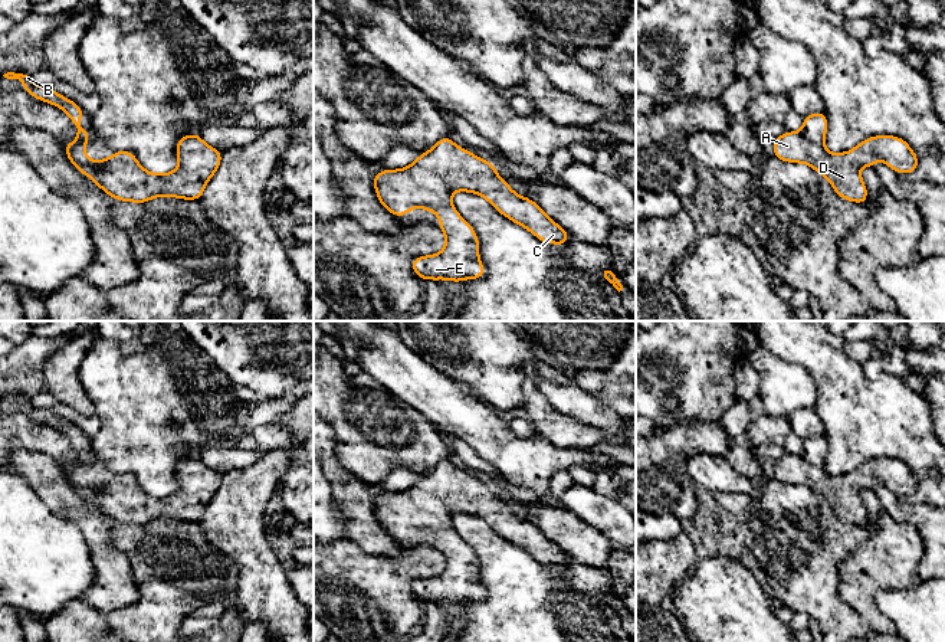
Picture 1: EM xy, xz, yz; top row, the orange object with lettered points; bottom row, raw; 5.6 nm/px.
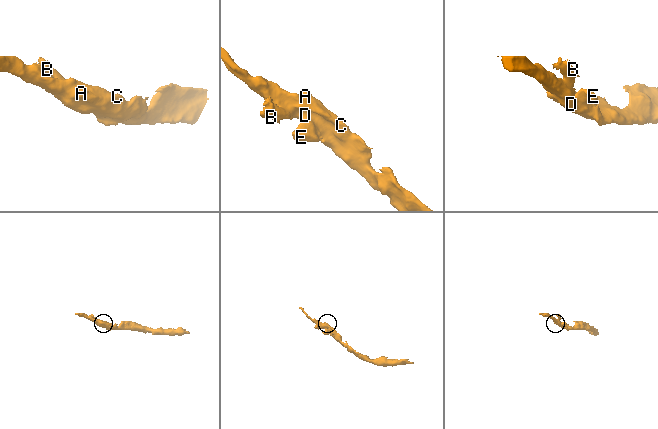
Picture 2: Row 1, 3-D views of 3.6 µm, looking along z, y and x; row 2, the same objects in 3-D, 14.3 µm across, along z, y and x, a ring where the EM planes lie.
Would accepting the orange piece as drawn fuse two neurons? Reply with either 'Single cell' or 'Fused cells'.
Single cell

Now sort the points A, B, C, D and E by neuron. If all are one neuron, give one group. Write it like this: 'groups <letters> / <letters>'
groups A B C D E

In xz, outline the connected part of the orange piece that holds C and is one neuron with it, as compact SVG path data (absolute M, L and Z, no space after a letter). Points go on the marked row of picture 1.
M449 137L440 138L406 168L381 170L373 184L383 207L394 216L407 216L411 207L440 216L444 249L411 261L413 271L421 281L460 282L485 276L485 266L479 262L478 236L452 203L452 193L457 190L483 196L499 213L542 242L561 246L571 239L537 203L513 193L492 163L463 150Z

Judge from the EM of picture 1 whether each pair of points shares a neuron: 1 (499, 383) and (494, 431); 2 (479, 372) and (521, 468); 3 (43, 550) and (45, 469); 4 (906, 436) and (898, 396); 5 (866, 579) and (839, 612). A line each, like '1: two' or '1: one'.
1: two
2: two
3: two
4: one
5: two

